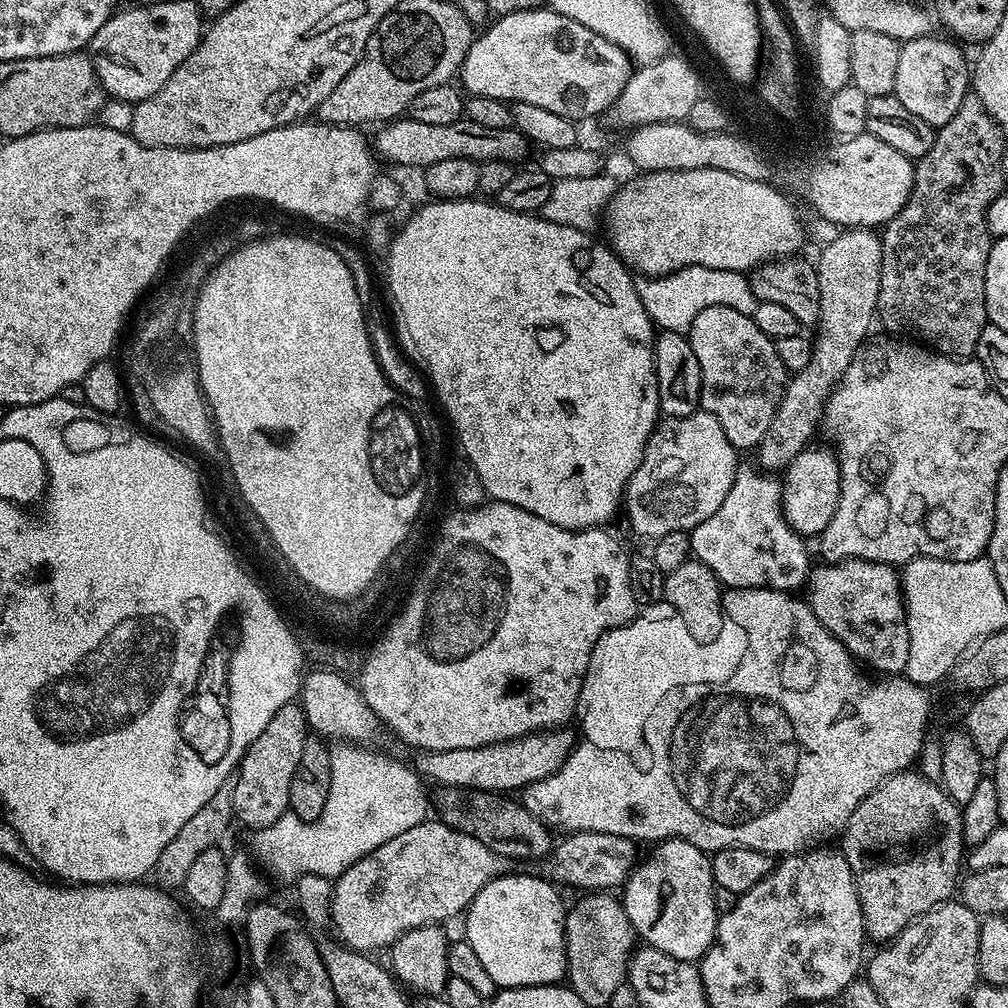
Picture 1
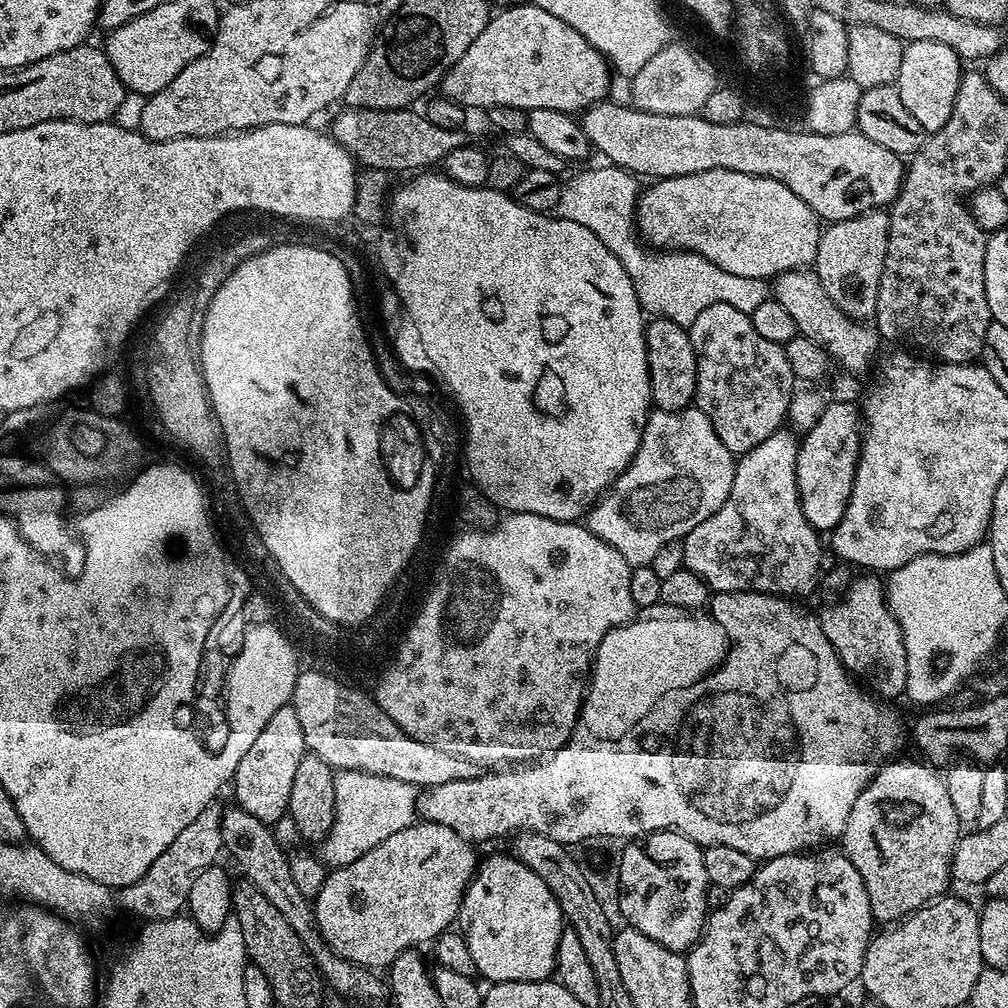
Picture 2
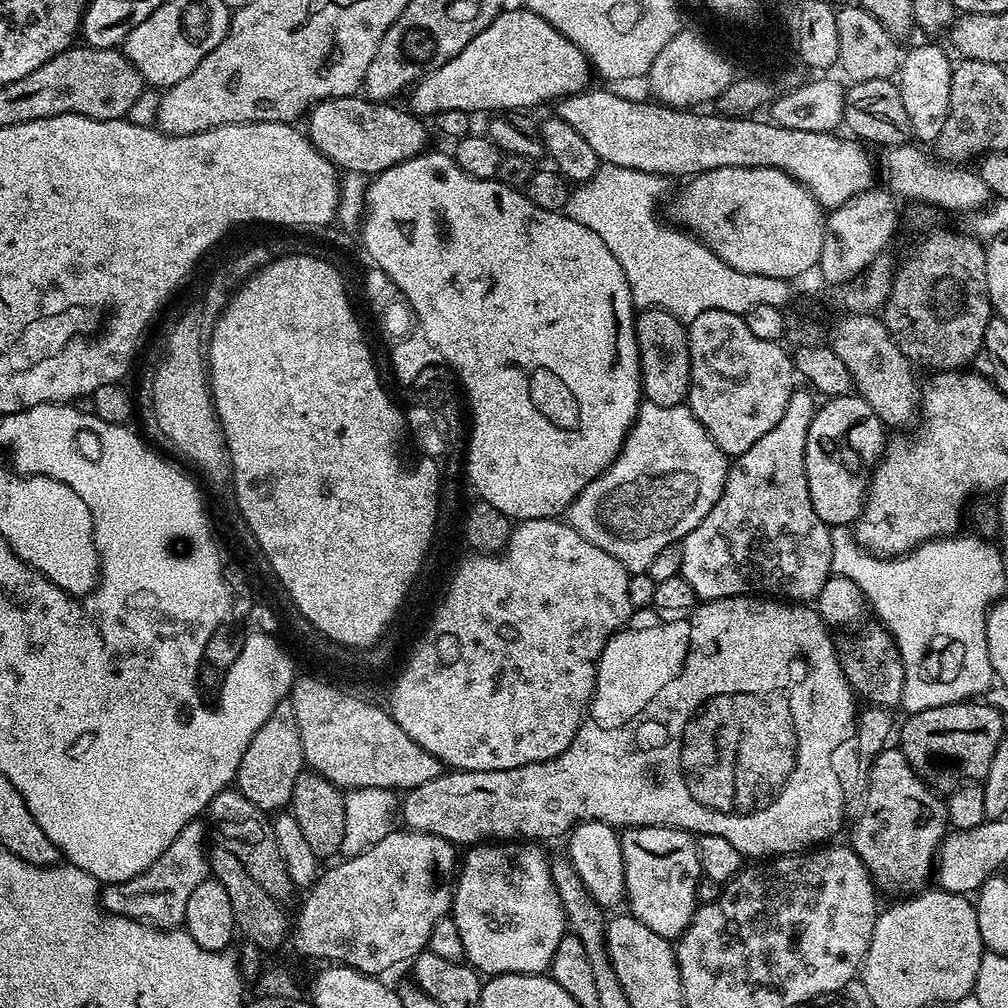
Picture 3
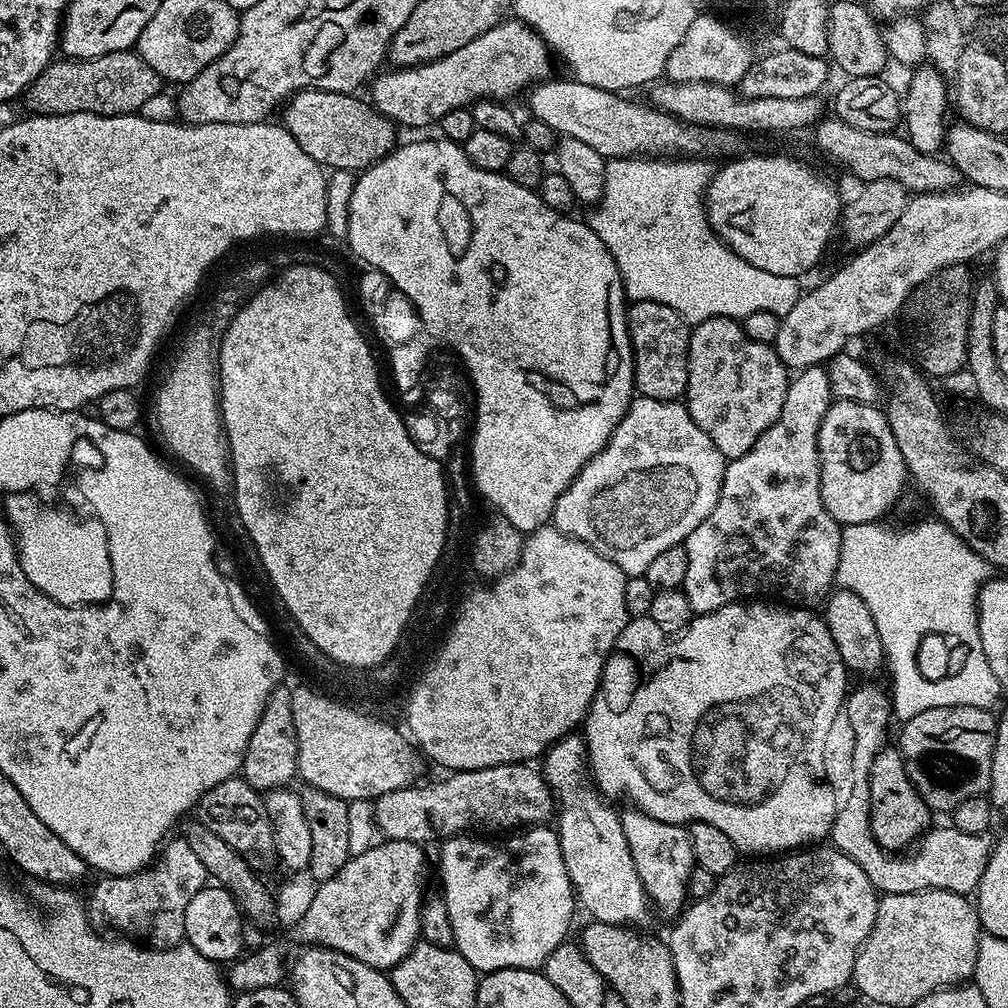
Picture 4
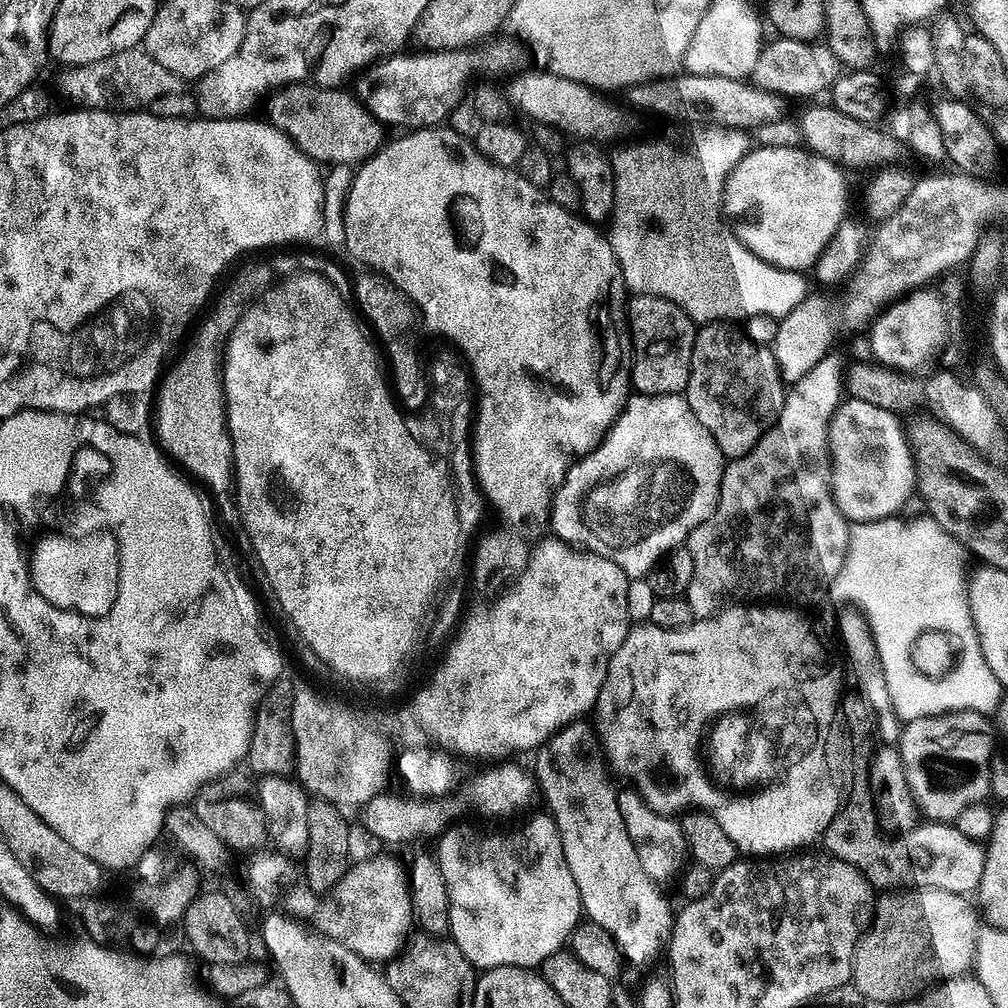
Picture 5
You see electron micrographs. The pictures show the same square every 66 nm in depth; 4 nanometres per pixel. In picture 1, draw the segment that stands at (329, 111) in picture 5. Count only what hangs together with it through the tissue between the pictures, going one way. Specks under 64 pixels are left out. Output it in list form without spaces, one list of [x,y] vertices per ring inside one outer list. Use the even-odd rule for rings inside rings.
[[[397,118],[381,123],[375,132],[374,152],[381,161],[389,160],[392,164],[417,170],[429,168],[434,166],[434,162],[443,162],[450,158],[470,158],[477,162],[501,160],[516,166],[524,162],[519,160],[526,159],[528,148],[530,149],[530,141],[515,126],[494,129],[465,118],[446,126],[434,126],[432,123],[418,122],[411,118]]]

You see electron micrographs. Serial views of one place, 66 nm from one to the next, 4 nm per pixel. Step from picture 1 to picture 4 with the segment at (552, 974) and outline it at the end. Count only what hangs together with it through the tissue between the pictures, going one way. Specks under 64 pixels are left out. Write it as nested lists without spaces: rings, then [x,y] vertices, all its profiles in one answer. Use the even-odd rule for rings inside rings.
[[[528,826],[523,830],[513,831],[505,840],[475,840],[472,834],[457,834],[447,837],[440,848],[440,880],[444,883],[442,899],[446,902],[446,910],[450,914],[450,926],[454,930],[454,947],[456,951],[470,962],[470,966],[476,969],[477,973],[487,974],[494,970],[503,968],[535,968],[539,969],[554,954],[554,950],[560,944],[565,943],[568,927],[572,924],[572,911],[577,911],[578,901],[576,893],[572,890],[570,874],[566,874],[566,862],[562,858],[562,846],[555,827],[549,826]]]

